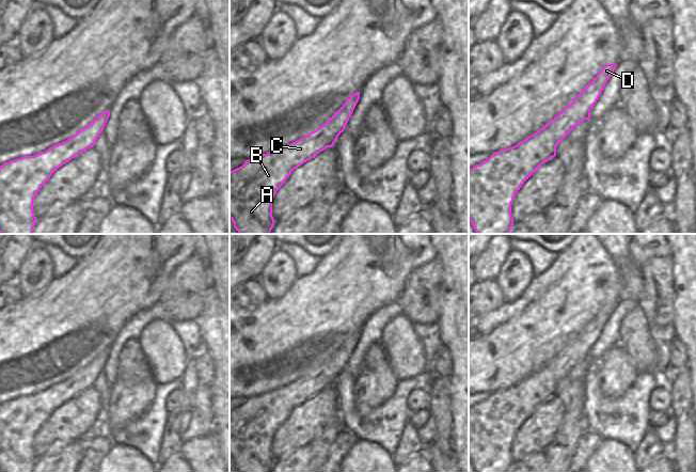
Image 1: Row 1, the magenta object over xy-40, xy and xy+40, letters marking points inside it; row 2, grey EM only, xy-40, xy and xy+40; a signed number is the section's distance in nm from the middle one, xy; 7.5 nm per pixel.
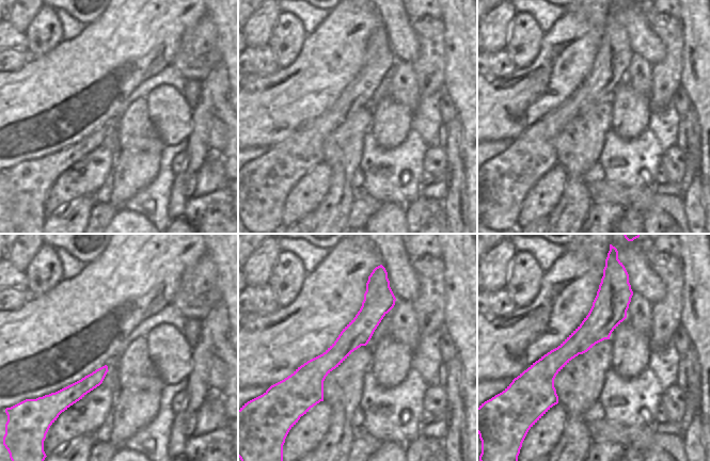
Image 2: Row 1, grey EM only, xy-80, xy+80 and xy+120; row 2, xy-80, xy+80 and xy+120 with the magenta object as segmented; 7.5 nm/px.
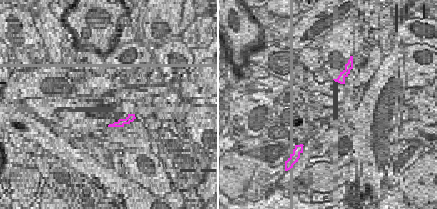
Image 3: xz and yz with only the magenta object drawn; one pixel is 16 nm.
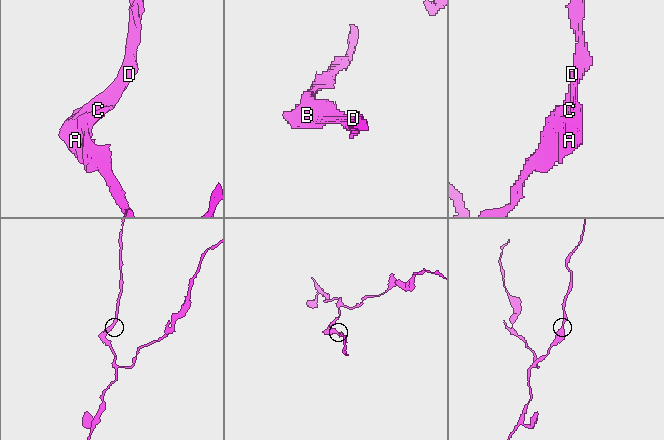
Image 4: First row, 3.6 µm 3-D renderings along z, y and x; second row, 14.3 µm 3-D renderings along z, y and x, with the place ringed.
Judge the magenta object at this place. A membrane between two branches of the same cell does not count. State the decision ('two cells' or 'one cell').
one cell

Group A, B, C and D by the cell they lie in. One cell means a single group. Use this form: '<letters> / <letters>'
A B C D

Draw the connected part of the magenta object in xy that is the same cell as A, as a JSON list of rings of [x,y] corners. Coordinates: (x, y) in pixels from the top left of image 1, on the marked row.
[[[360,92],[349,96],[345,104],[319,128],[305,137],[273,152],[248,159],[241,167],[230,172],[230,218],[239,234],[270,234],[274,219],[272,217],[272,200],[291,172],[317,156],[327,147],[332,147],[345,127],[360,99]]]

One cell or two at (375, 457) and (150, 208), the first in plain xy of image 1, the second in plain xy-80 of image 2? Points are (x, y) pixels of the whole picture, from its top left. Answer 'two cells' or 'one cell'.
two cells

